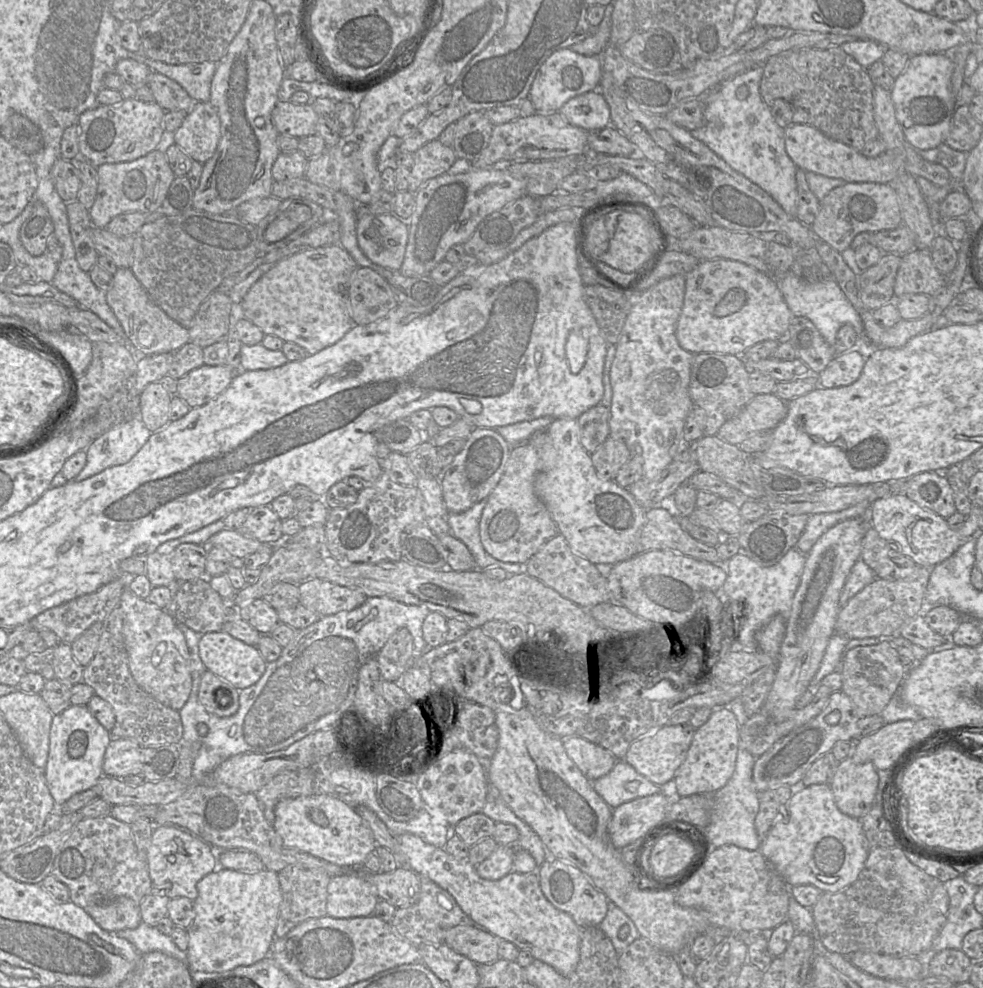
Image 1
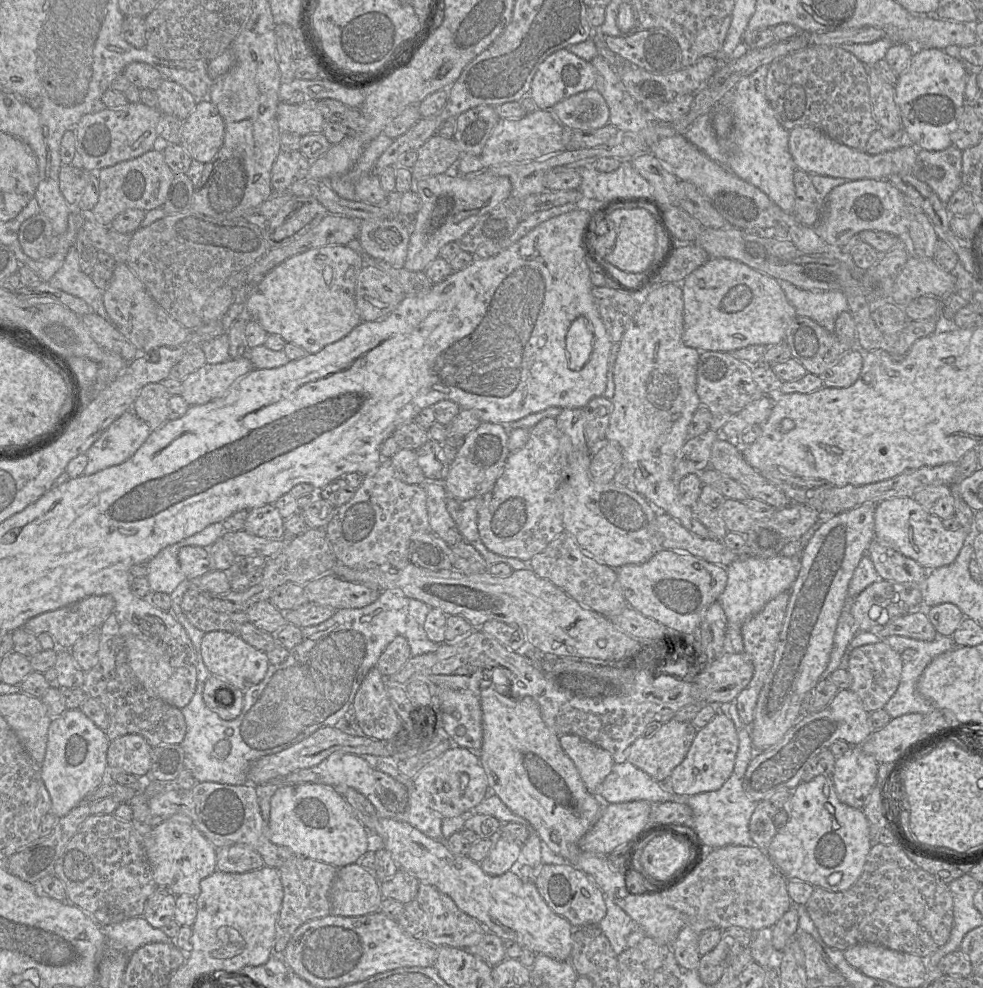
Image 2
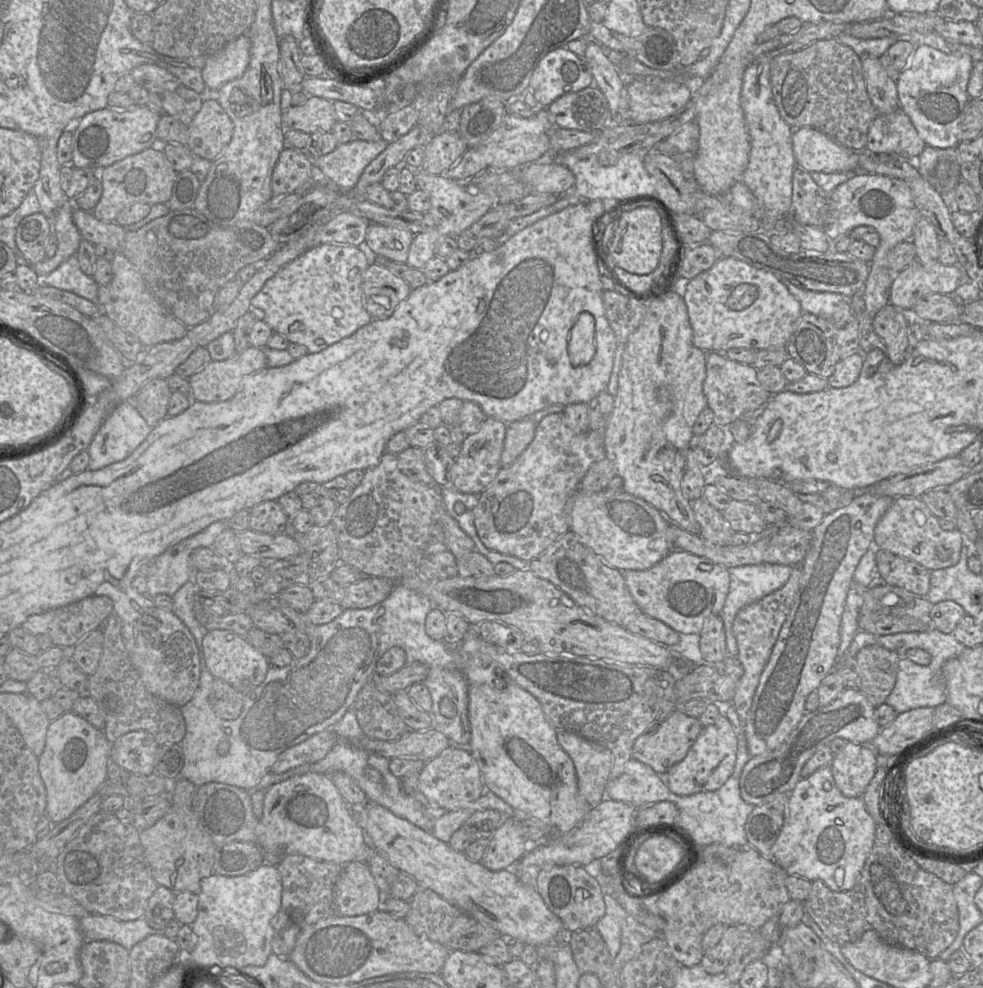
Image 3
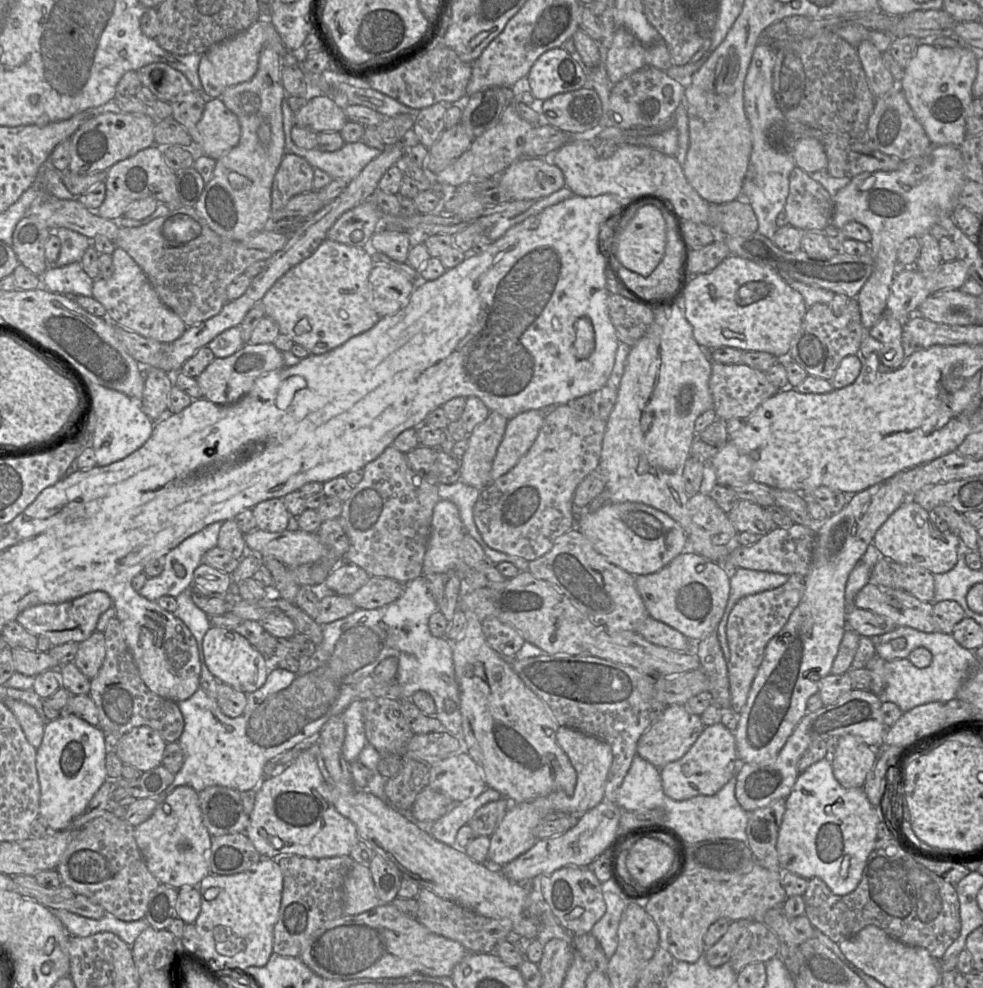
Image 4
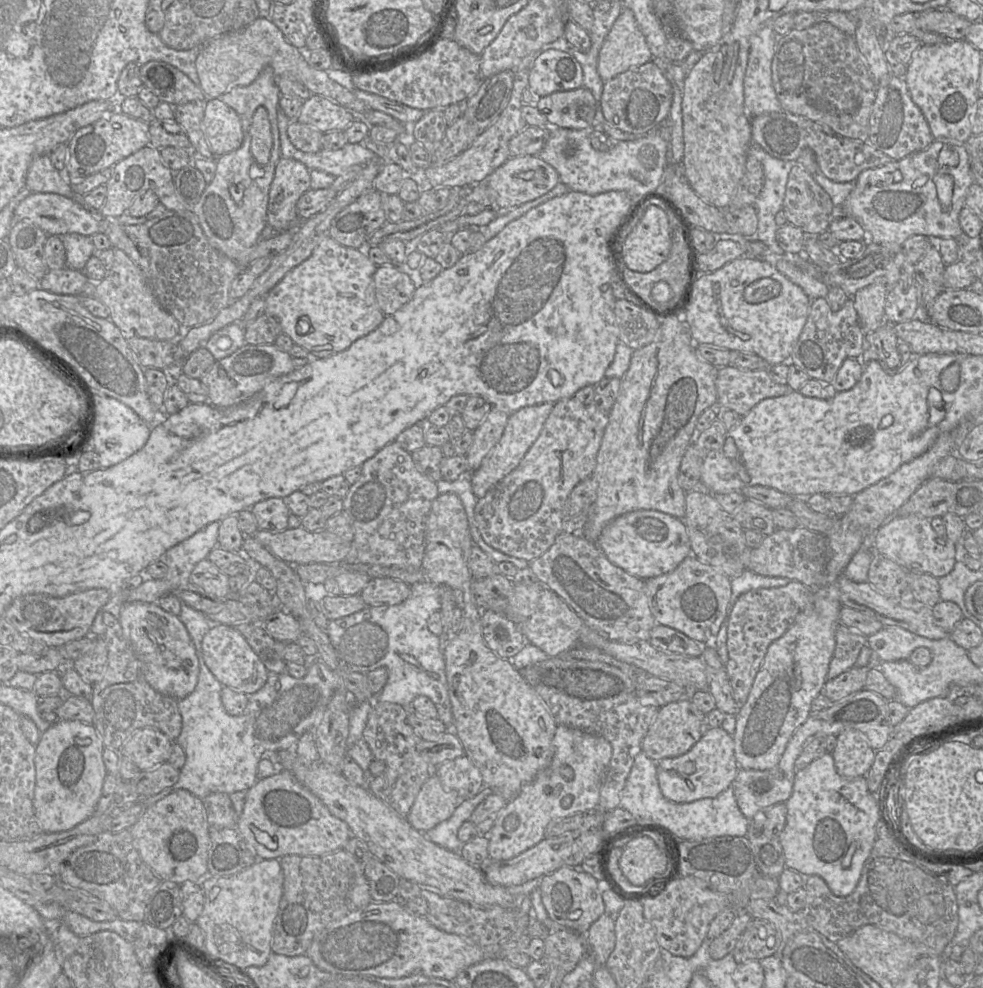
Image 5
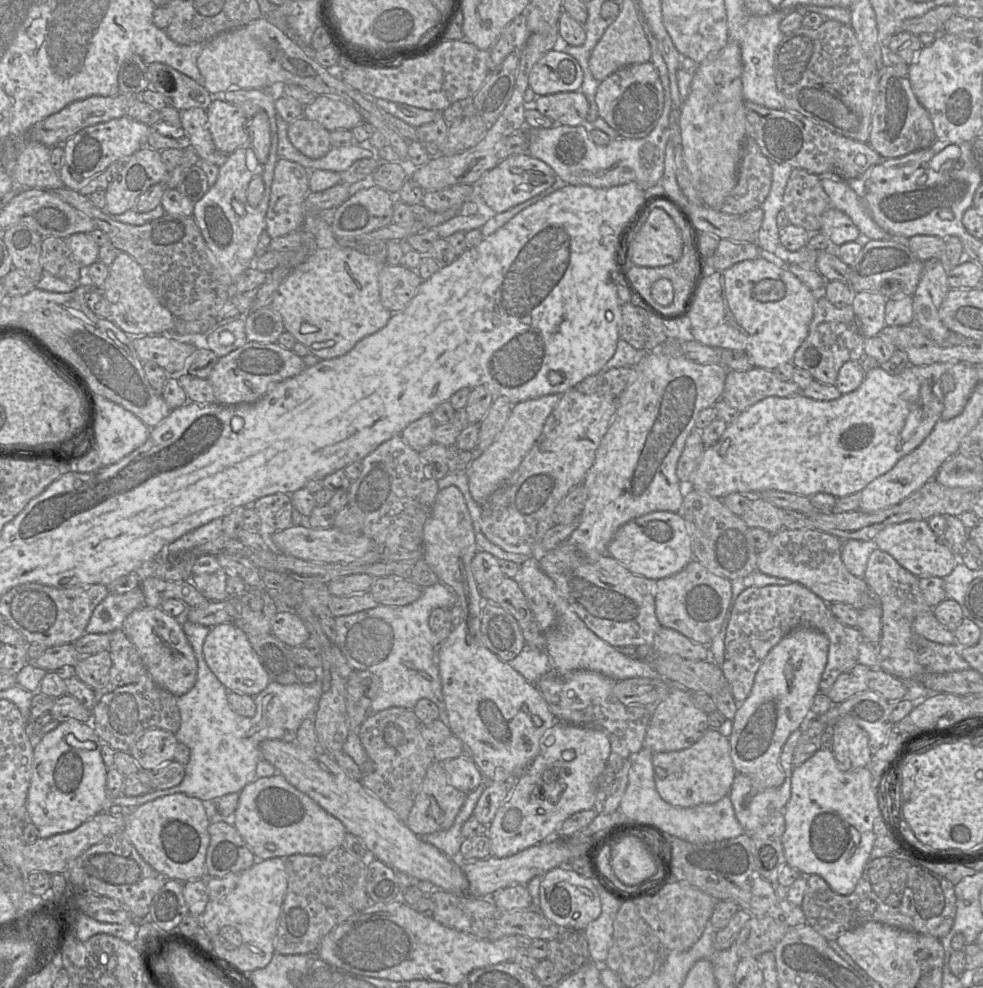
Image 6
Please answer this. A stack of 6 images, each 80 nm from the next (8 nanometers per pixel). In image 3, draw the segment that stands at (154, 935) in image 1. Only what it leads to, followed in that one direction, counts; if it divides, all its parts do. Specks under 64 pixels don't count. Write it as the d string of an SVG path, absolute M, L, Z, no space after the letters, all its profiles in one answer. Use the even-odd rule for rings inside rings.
M88 914L78 919L86 940L107 940L116 942L127 950L145 937L158 931L150 927L144 917L123 921L113 916Z

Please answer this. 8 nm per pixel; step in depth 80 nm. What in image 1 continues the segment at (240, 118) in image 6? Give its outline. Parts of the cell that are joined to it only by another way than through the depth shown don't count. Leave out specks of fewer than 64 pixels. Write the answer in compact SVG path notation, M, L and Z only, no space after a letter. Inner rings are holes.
M194 102L173 139L192 160L204 164L220 141L221 124L217 111L209 102Z

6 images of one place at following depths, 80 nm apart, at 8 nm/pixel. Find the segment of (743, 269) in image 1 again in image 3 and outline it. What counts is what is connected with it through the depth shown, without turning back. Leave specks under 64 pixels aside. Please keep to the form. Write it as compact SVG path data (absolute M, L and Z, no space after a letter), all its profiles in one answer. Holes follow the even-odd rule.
M720 257L711 268L685 282L682 298L692 327L693 345L706 353L734 348L756 351L784 348L803 313L799 301L774 274L732 257Z

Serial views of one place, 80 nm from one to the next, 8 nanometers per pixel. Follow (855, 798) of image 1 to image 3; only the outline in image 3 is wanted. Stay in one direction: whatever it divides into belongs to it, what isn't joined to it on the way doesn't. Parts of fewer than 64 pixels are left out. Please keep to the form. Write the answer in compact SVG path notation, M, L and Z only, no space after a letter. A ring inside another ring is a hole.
M850 741L834 755L830 765L832 776L845 797L863 796L877 770L876 755L870 745Z

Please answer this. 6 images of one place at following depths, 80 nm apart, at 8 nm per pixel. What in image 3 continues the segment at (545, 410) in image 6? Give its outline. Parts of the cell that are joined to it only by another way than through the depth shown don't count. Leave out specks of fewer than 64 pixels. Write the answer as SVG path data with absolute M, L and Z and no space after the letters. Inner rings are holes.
M529 417L507 423L501 454L501 467L512 464L526 449L534 438L536 425L537 423Z

